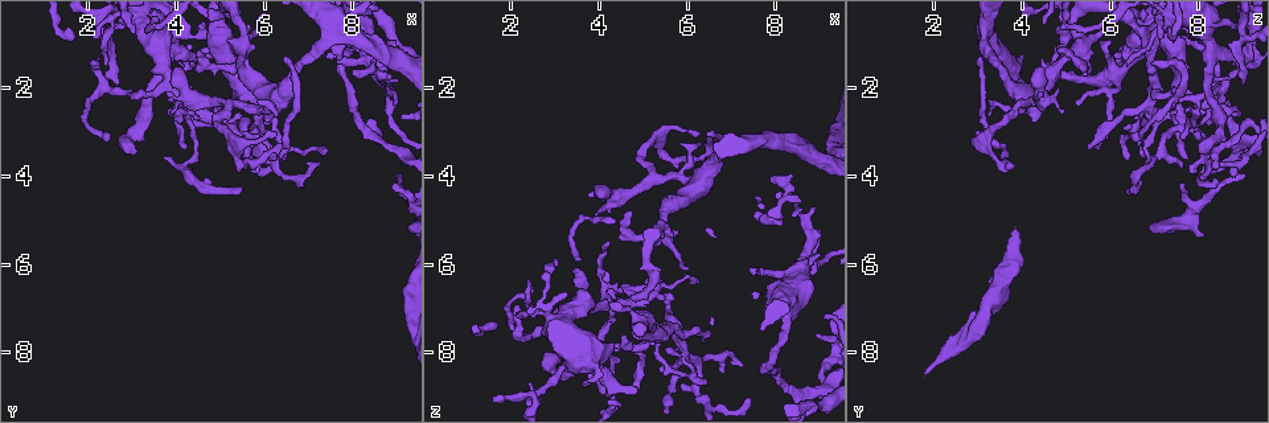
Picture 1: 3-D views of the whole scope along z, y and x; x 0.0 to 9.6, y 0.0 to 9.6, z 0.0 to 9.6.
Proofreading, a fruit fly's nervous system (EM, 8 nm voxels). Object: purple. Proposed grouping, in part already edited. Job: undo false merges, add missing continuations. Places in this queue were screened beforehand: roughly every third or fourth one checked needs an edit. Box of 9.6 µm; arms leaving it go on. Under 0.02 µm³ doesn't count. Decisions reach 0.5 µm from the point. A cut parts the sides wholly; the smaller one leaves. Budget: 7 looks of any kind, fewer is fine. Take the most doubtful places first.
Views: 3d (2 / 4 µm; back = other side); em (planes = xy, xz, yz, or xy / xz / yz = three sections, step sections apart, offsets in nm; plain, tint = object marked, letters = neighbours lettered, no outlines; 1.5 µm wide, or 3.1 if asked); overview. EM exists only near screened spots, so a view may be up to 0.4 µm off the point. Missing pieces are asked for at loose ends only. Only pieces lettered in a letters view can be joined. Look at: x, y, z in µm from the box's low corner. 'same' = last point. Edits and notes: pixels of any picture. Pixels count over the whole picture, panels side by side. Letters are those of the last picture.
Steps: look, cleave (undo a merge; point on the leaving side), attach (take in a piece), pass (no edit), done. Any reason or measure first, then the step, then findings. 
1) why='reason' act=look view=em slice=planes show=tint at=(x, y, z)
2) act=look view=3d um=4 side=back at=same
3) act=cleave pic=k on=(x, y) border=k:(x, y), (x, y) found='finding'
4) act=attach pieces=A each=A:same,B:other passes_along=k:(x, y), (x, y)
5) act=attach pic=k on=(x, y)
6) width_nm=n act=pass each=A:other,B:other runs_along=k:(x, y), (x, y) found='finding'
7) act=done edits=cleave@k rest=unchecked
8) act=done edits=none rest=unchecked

why='free end' act=look view=em slice=planes show=letters at=(8.85, 4.25, 7.65)

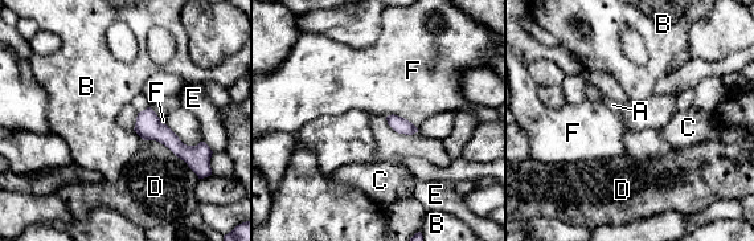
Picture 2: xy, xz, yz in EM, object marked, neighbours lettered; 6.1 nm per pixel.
act=pass each=A:other,B:other,C:other,D:other,E:other,F:other runs_along=2:(140, 115), (180, 150), (200, 148) found='no lettered piece goes on from it'

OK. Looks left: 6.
why='closes a loop' act=look view=3d um=4 at=(4.35, 2.50, 6.90)

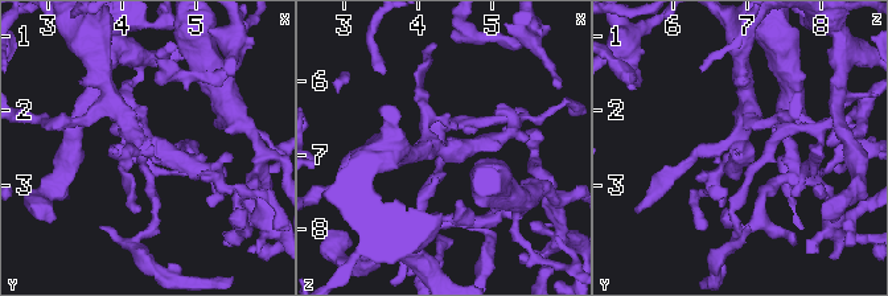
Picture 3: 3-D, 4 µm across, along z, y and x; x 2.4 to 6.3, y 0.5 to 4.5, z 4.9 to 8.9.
act=look view=em slice=xz step=8 show=tint at=(4.35, 2.55, 6.90)

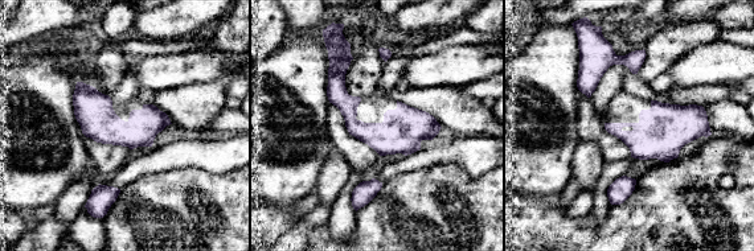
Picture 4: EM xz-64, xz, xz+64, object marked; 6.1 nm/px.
act=look view=em slice=xy step=4 show=letters at=same

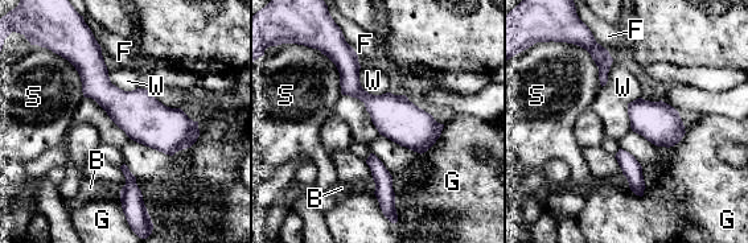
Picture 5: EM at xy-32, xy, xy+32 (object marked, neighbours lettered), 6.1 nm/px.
act=pass each=B:other,F:other,G:other,S:other,W:other runs_along=5:(95, 48), (126, 108), (193, 138) found='all the same neuron'

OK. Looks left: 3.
why='tapers out' act=look view=em slice=planes show=plain at=(3.10, 0.75, 5.85)

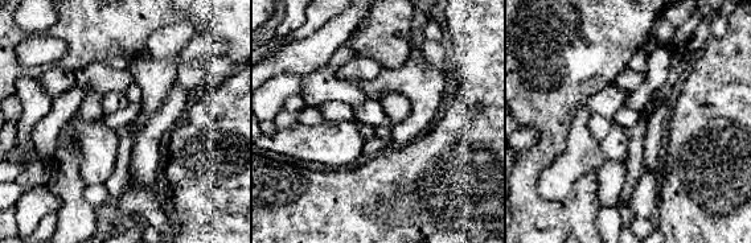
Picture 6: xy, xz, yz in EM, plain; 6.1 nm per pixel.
act=look view=em slice=planes show=tint at=same

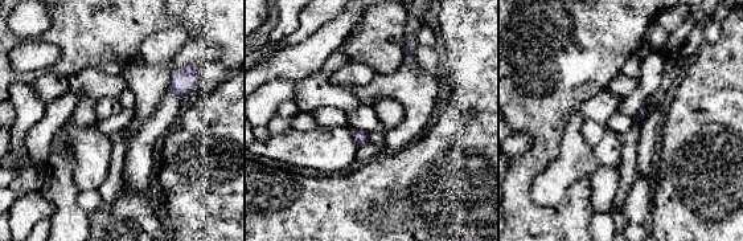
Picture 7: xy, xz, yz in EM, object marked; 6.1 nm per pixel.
why='what lies round it' act=look view=em slice=planes show=letters at=same

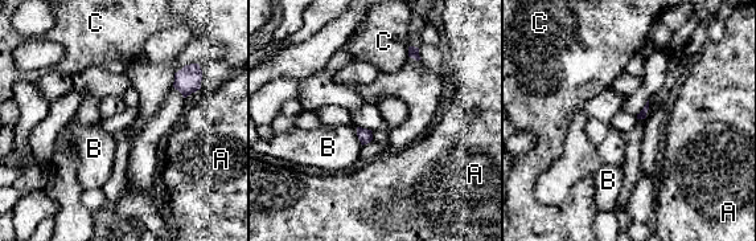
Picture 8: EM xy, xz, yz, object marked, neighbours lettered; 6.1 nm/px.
act=pass each=A:other,B:other,C:other border=8:(356, 127), (356, 135), (362, 144) found='no lettered piece goes on from it'

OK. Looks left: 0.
act=done edits=none rest=unchecked

